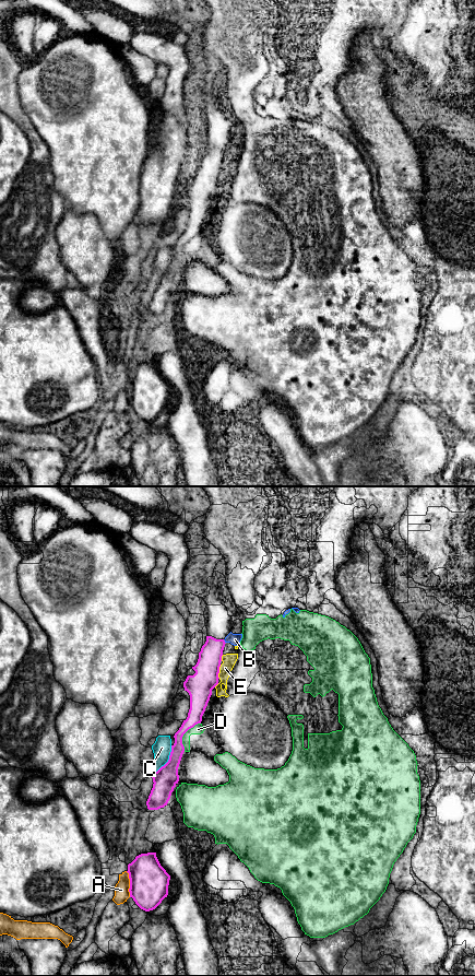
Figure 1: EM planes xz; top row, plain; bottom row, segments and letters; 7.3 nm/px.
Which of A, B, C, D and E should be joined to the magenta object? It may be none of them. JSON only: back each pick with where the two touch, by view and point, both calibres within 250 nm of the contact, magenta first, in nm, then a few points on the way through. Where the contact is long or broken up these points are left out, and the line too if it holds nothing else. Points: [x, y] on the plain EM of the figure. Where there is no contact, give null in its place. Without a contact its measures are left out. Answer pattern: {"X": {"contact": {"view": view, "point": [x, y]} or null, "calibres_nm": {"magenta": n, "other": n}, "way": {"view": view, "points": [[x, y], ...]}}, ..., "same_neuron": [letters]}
{"same_neuron": []}

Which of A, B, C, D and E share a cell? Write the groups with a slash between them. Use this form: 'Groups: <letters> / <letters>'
Groups: A / B D E / C

